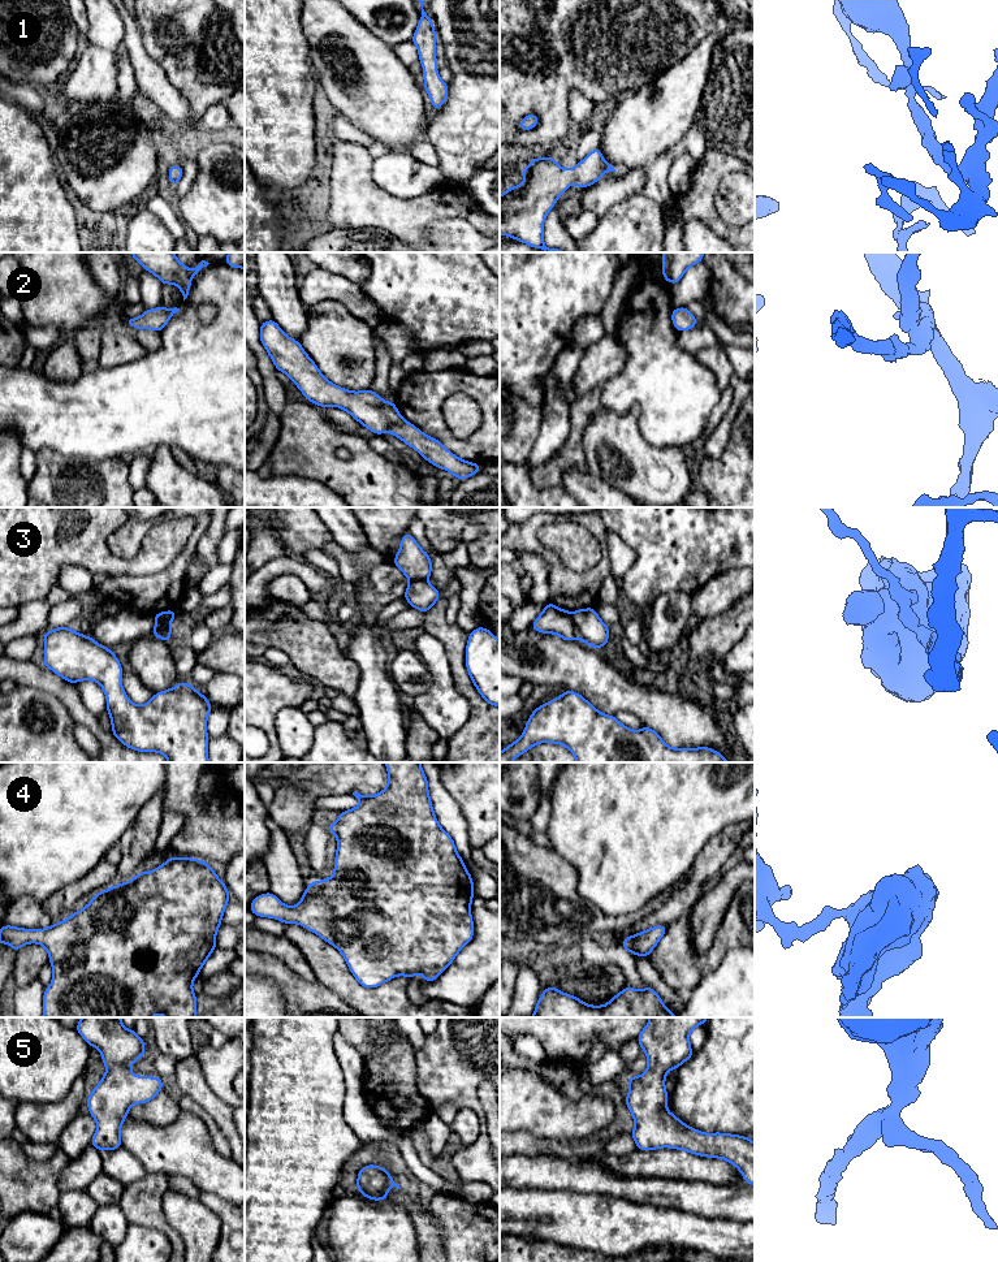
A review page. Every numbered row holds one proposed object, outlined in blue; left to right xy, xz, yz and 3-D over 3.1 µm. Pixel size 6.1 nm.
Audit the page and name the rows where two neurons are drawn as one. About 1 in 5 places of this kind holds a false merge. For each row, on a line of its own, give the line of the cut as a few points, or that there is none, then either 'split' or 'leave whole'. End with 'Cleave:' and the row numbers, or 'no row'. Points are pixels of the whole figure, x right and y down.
1: cut none; leave whole
2: cut none; leave whole
3: cut yz (570, 613), (579, 638); split
4: cut none; leave whole
5: cut none; leave whole
Cleave: 3

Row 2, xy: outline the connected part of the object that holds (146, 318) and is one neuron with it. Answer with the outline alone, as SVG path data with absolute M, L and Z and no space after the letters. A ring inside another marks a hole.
M160 306L152 310L146 310L137 319L126 317L125 321L126 324L131 325L137 330L144 328L144 329L161 332L163 328L167 325L167 323L170 320L170 317L178 311L180 308L177 307L169 310L167 307Z

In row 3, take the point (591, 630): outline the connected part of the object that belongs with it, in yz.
M595 608L579 609L571 615L583 643L601 649L609 641L609 627L597 615Z

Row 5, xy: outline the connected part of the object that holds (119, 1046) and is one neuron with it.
M82 1017L77 1032L100 1054L107 1072L86 1098L98 1129L91 1146L115 1150L121 1146L121 1127L133 1105L147 1103L163 1090L163 1079L135 1076L130 1066L146 1054L144 1040L126 1029L121 1017Z

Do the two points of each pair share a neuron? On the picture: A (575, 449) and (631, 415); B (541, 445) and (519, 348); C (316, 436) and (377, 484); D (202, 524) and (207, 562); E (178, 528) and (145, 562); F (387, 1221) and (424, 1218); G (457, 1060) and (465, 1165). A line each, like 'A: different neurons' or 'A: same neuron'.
A: different neurons
B: different neurons
C: same neuron
D: different neurons
E: same neuron
F: different neurons
G: same neuron

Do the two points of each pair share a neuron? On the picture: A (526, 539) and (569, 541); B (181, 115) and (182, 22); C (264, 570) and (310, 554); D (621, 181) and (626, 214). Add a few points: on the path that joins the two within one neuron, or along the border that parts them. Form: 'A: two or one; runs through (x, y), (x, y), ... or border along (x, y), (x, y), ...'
A: two; border along (544, 523), (538, 532), (538, 539), (561, 562)
B: two; border along (164, 70), (168, 81), (188, 104), (188, 126)
C: two; border along (306, 561), (315, 569)
D: two; border along (640, 193), (616, 203), (597, 217)

